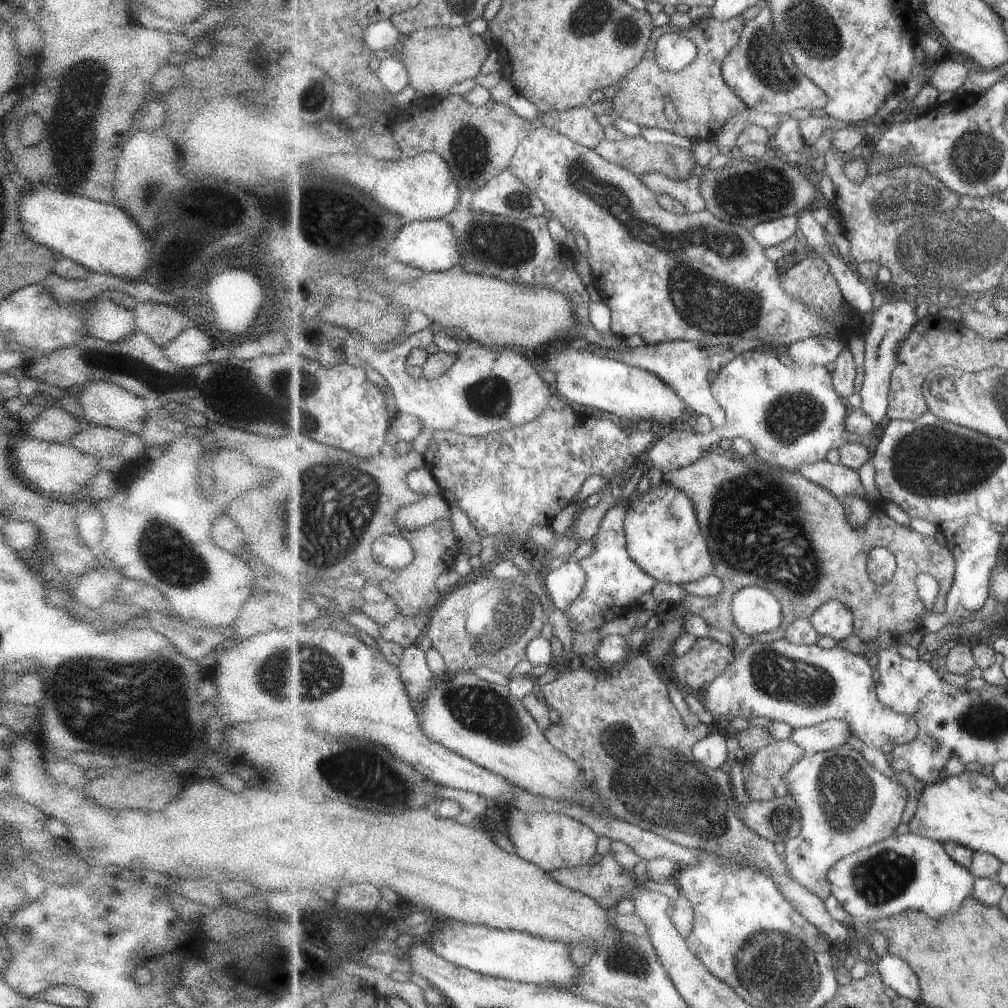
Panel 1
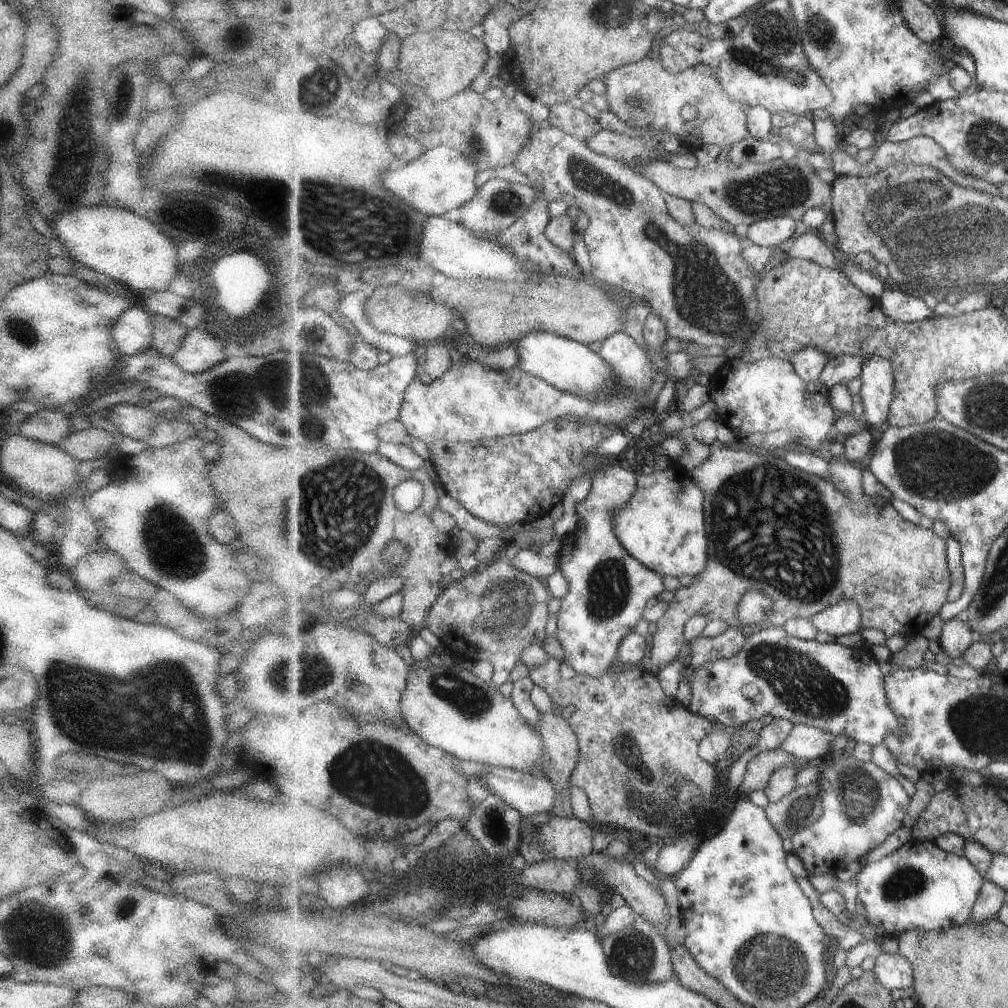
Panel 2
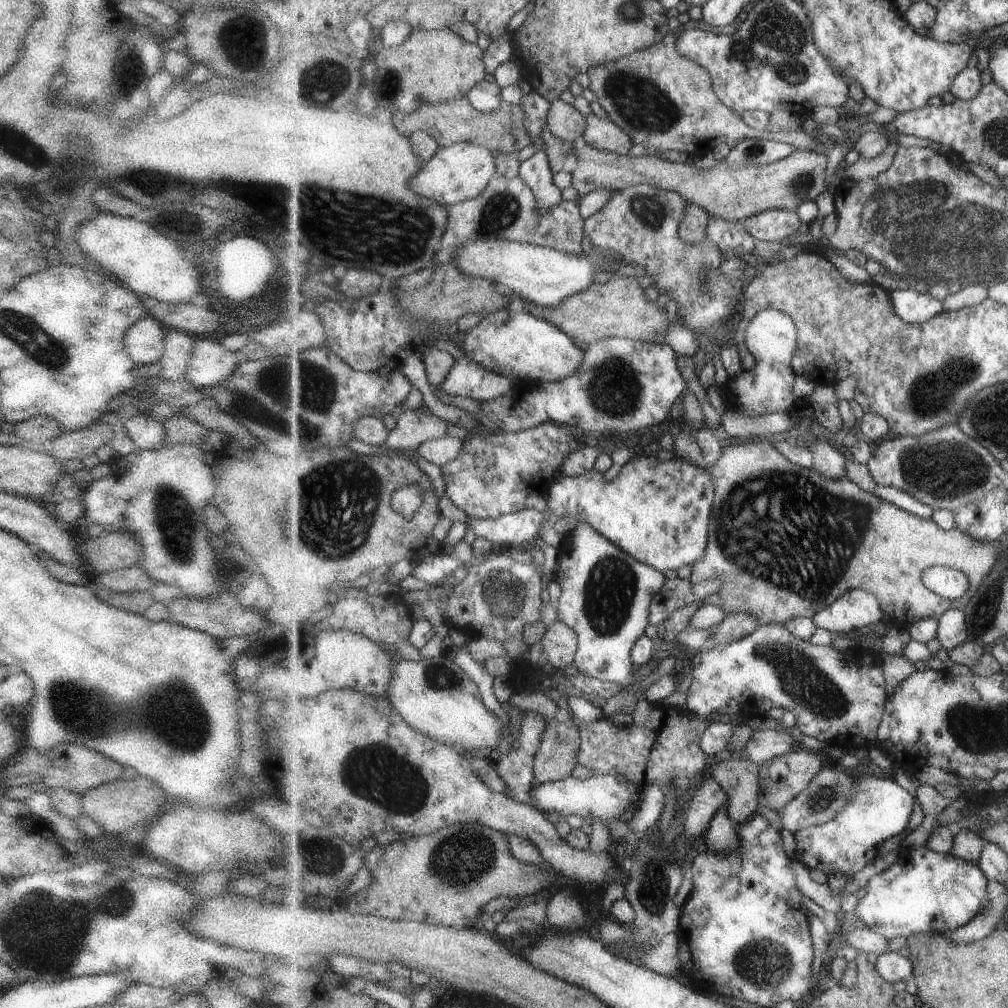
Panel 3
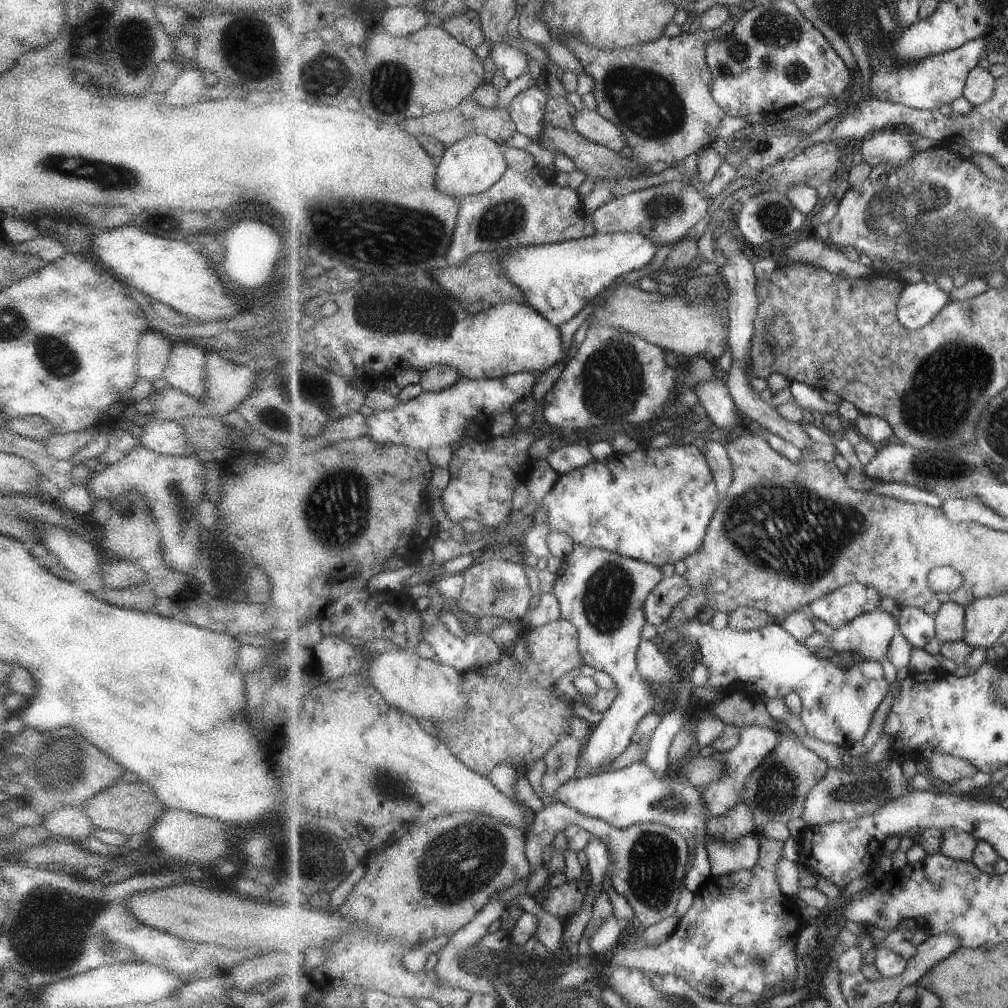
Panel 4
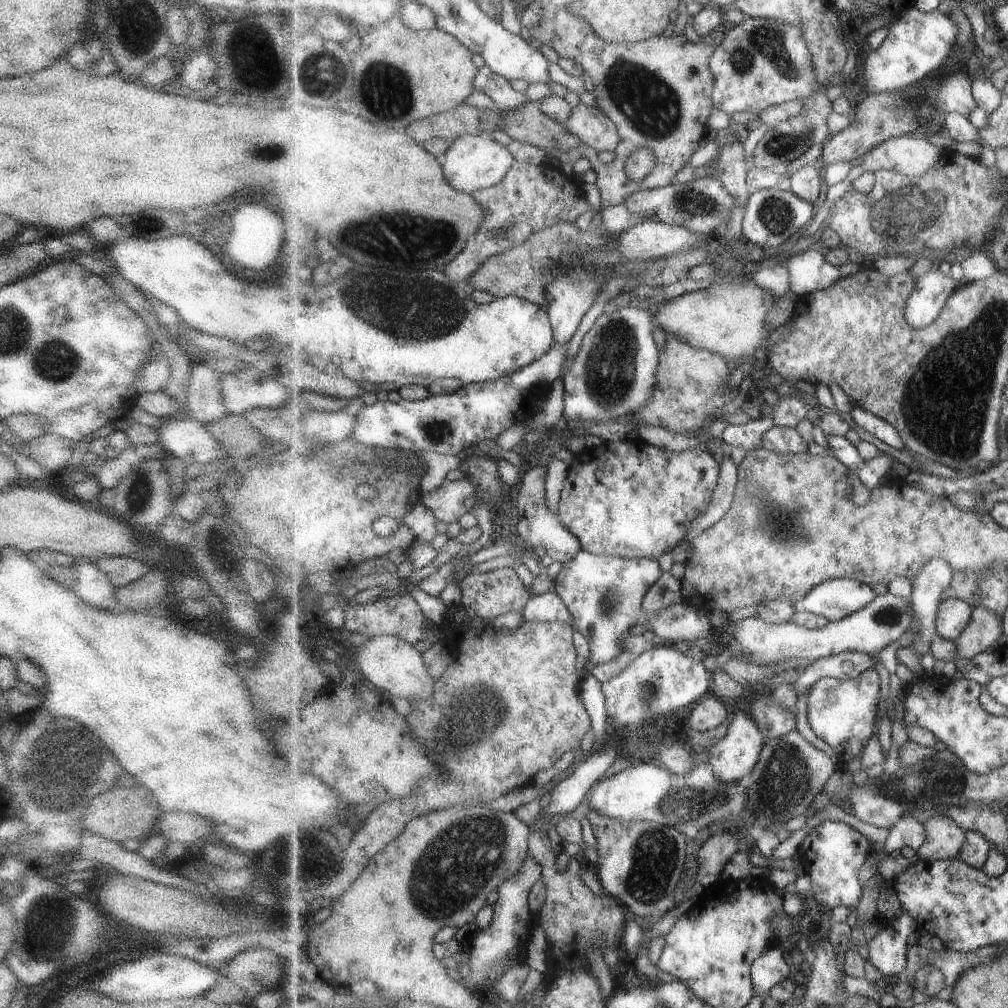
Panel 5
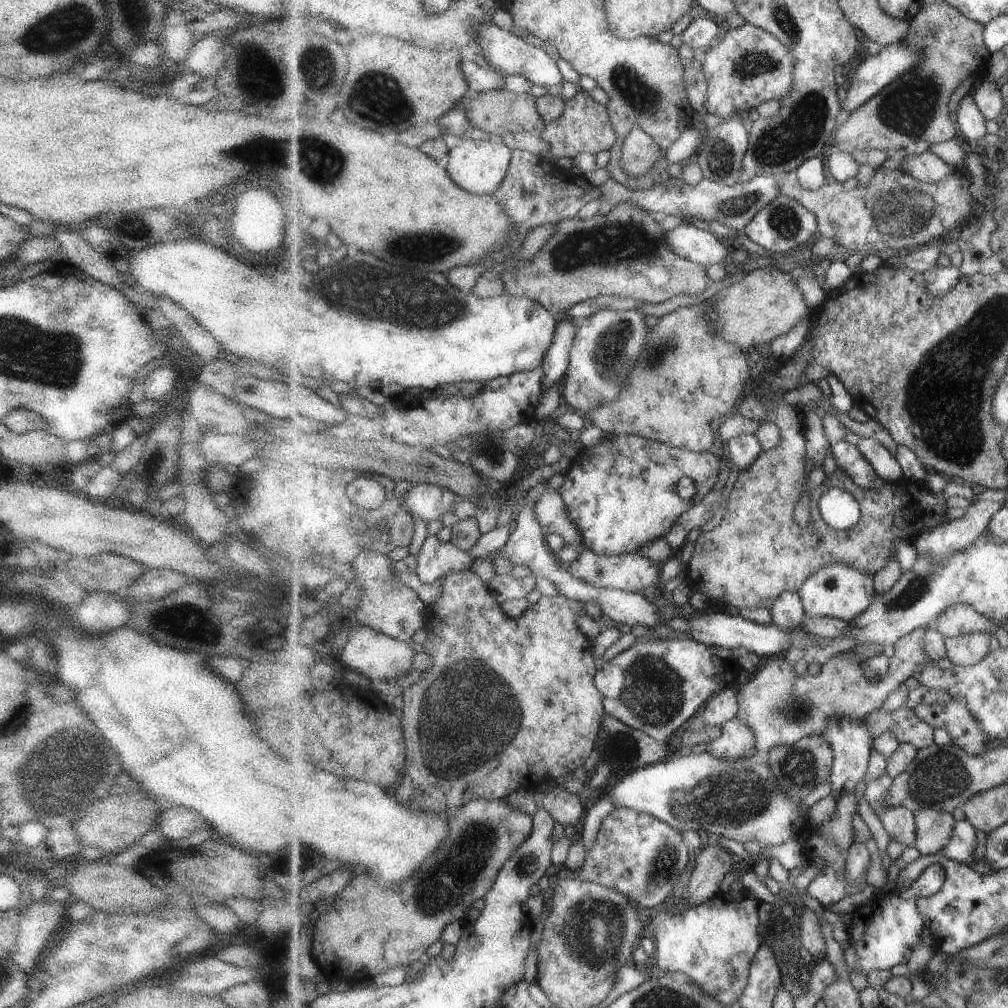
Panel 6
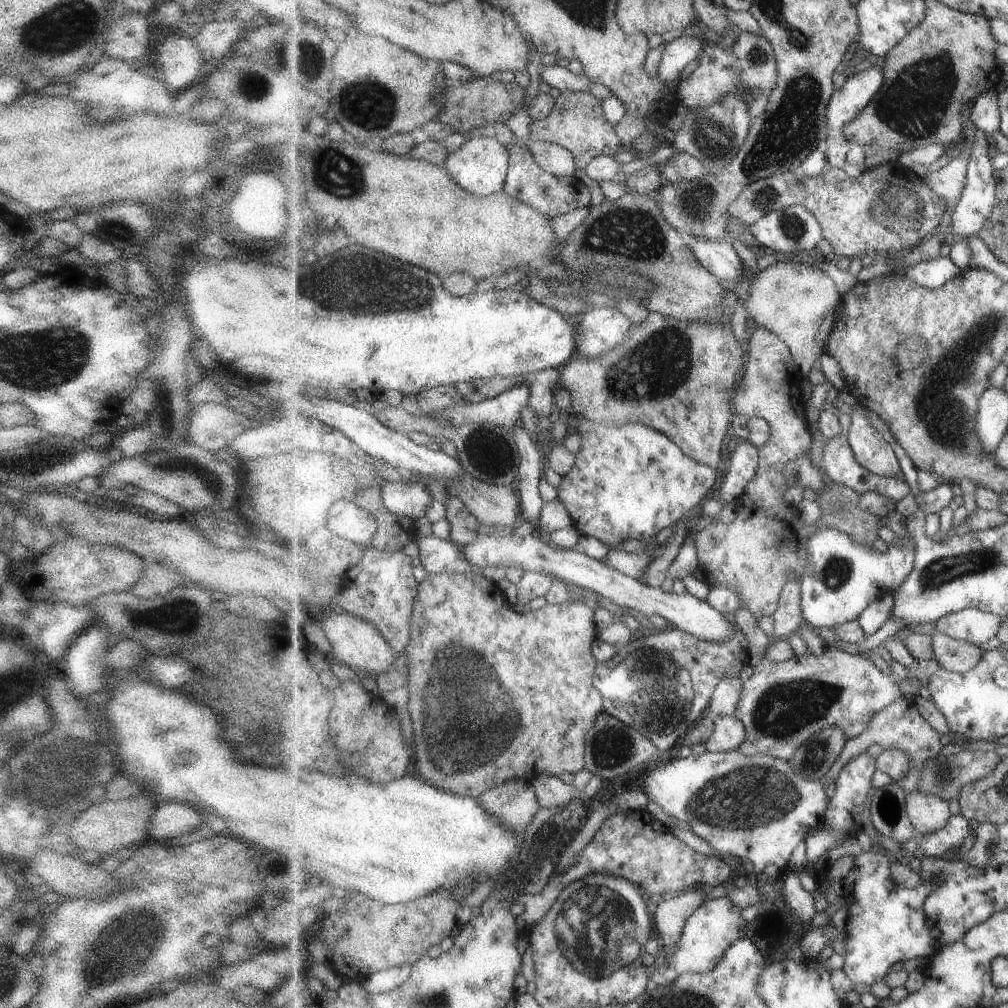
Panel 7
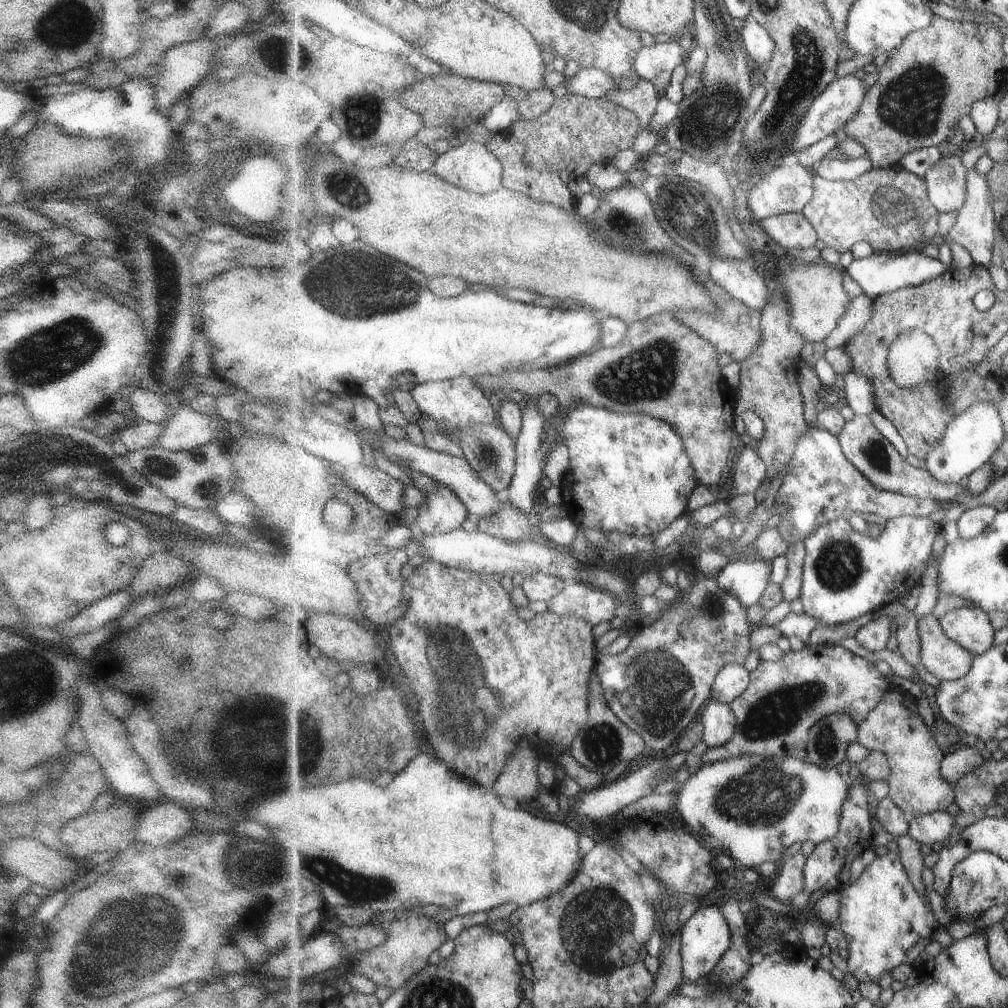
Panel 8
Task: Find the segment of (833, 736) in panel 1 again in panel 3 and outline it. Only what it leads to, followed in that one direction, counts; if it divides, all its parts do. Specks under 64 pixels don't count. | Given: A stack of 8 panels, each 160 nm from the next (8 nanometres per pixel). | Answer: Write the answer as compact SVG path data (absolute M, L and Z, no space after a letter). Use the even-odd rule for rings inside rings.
M757 729L753 738L743 748L745 750L743 760L751 760L757 766L766 765L773 758L787 754L797 746L799 746L797 738L789 732Z

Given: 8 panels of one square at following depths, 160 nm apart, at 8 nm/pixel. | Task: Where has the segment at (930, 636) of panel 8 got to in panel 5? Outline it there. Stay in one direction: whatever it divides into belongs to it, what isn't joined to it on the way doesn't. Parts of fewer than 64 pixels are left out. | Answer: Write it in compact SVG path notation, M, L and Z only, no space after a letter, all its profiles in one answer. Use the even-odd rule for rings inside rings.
M976 606L970 625L955 640L955 644L957 644L957 660L971 660L978 657L989 646L996 646L1001 634L1004 634L1003 620L999 618L999 614L995 614L991 610L985 610L981 606Z

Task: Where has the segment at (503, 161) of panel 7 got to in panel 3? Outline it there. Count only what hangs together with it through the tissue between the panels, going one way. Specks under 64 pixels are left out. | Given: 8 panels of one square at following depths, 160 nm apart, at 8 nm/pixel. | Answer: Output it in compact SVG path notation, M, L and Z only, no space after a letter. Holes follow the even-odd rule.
M459 142L449 147L440 147L429 162L423 163L421 172L411 181L411 190L449 208L459 202L479 197L497 174L493 151L473 142Z

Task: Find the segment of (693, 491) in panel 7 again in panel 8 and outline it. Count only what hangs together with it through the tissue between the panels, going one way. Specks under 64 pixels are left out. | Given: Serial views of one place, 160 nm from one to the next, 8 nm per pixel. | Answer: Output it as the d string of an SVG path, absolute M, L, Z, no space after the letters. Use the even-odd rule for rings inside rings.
M577 403L575 406L567 409L565 415L558 421L557 426L562 442L567 445L570 452L570 467L568 473L561 484L563 493L563 507L566 509L566 516L579 527L587 527L592 529L601 529L604 533L619 532L619 534L637 535L640 537L648 537L665 530L670 524L681 516L688 513L690 498L694 494L694 490L698 488L697 476L695 470L691 466L690 455L687 454L686 446L682 436L675 430L675 427L666 420L657 420L654 416L647 416L643 413L618 413L605 407L598 407L591 403Z

